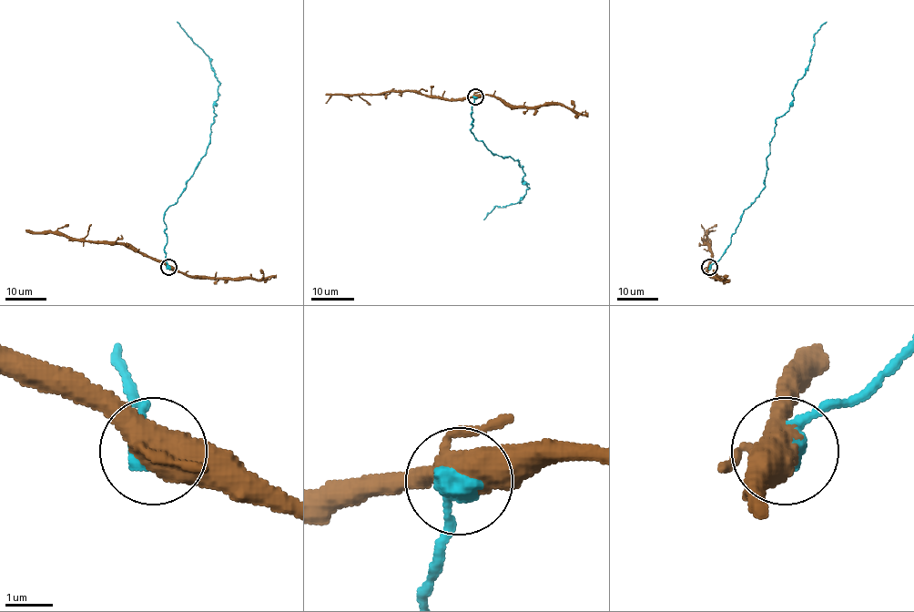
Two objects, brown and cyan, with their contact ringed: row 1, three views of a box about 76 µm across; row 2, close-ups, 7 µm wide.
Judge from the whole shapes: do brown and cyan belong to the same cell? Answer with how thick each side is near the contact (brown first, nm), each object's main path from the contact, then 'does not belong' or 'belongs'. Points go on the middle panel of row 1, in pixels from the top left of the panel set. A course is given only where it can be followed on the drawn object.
480 nm thick on the brown side, 600 nm on the other; brown runs (475, 97), (447, 99), (408, 91), (386, 91), (376, 94), (333, 94), (325, 103); cyan runs (475, 97), (470, 131), (493, 155), (517, 160), (528, 187), (518, 202), (495, 206), (483, 219); does not belong

